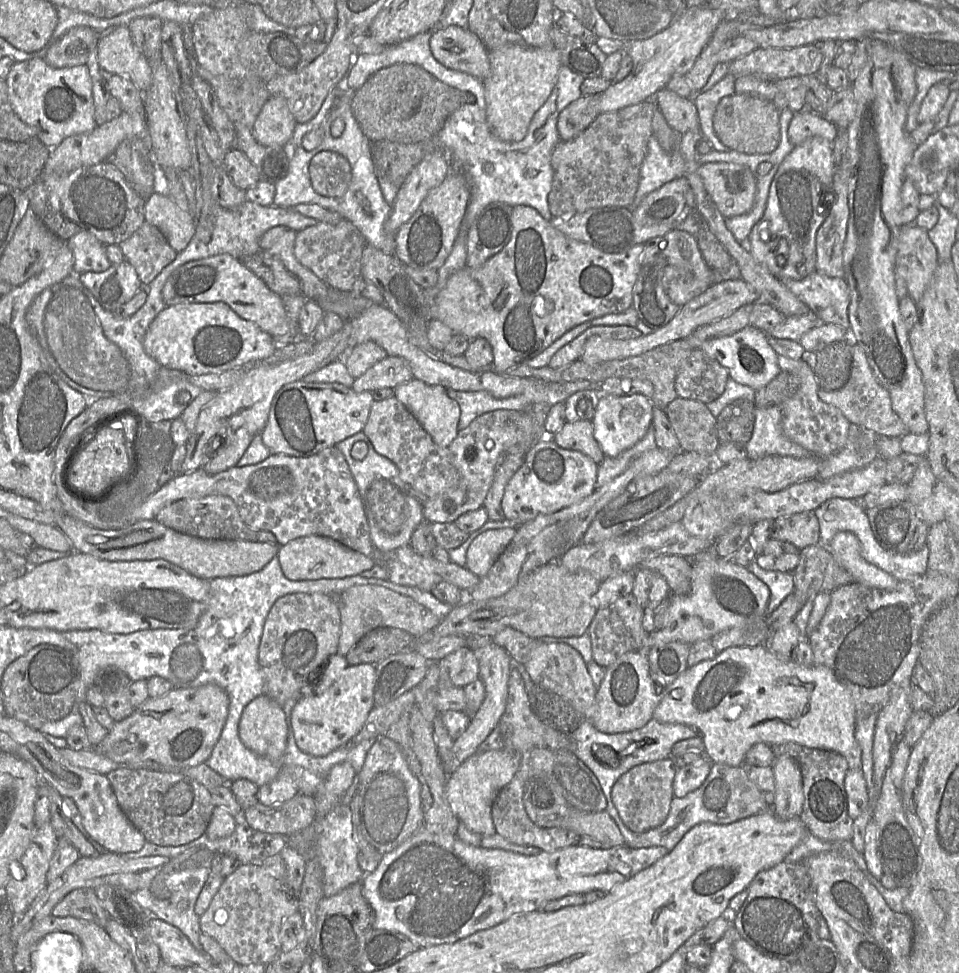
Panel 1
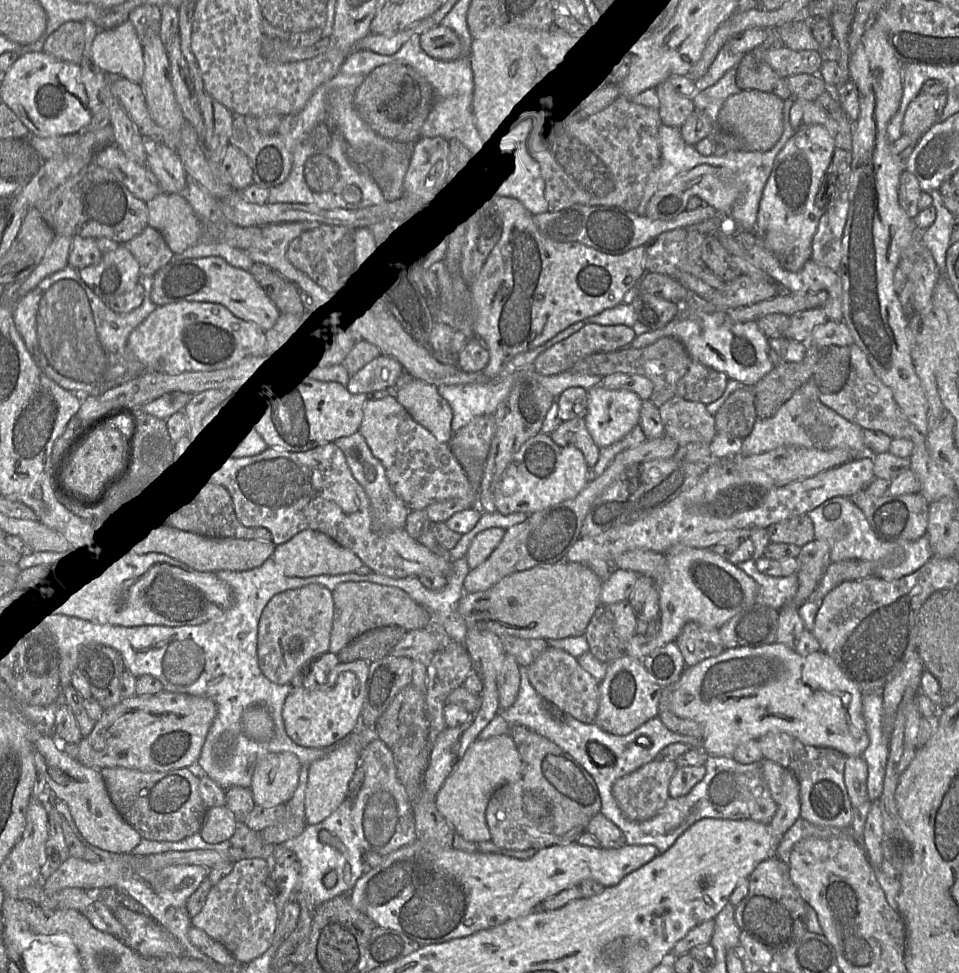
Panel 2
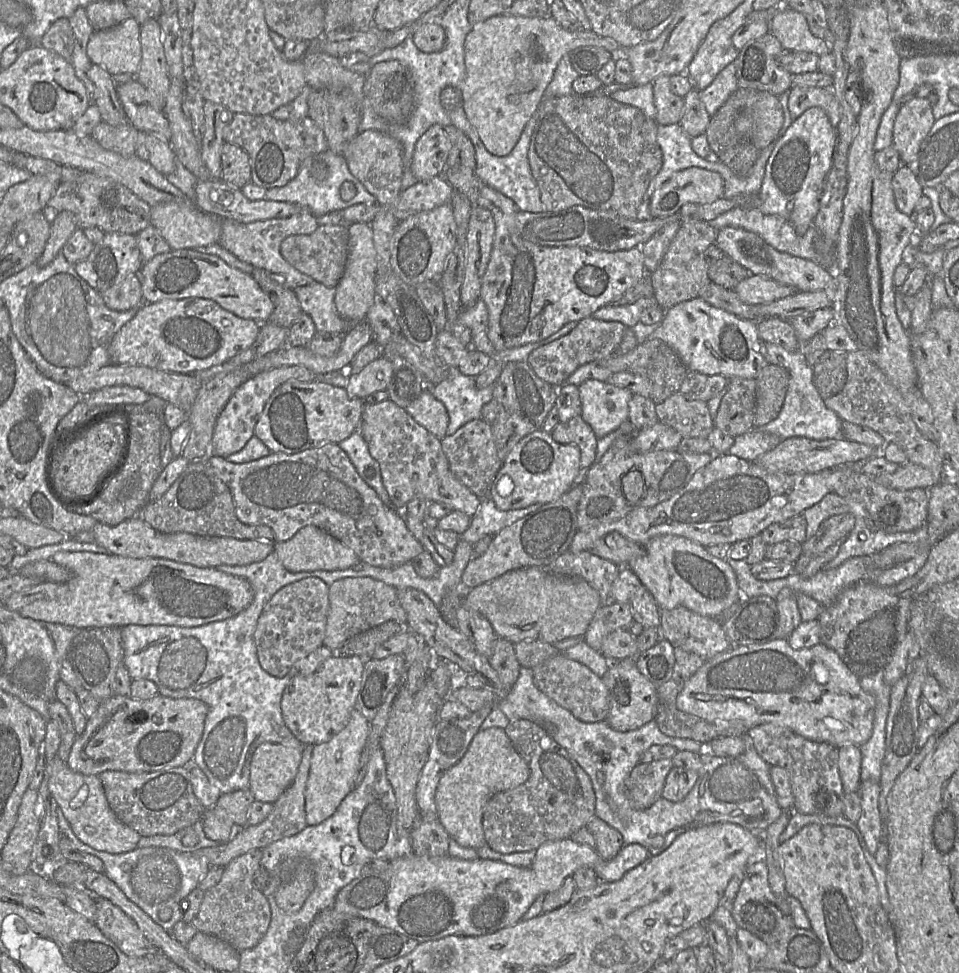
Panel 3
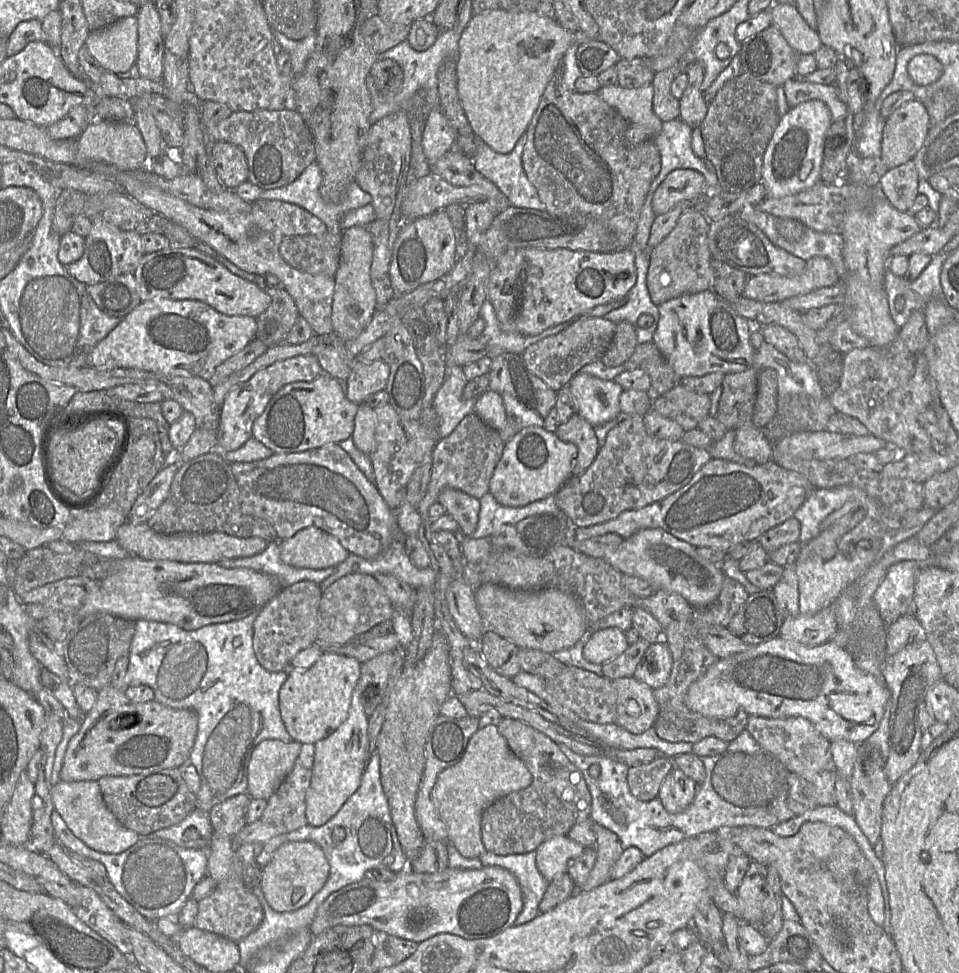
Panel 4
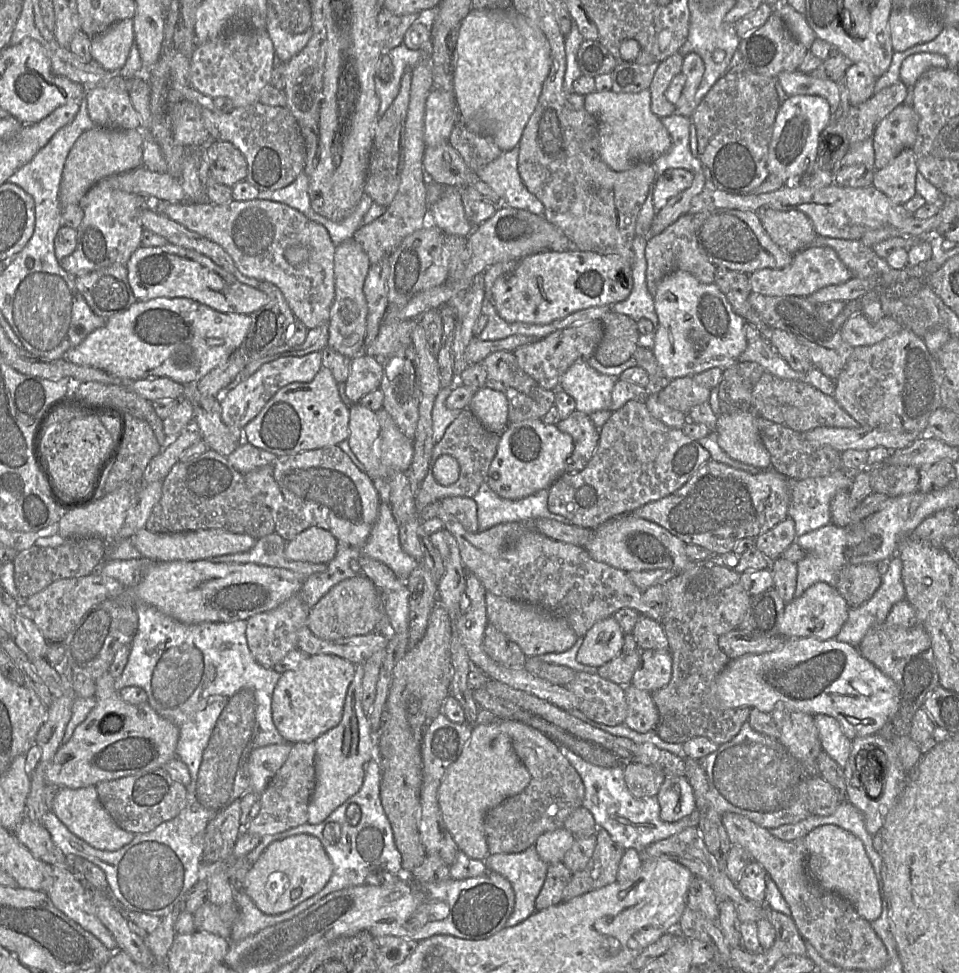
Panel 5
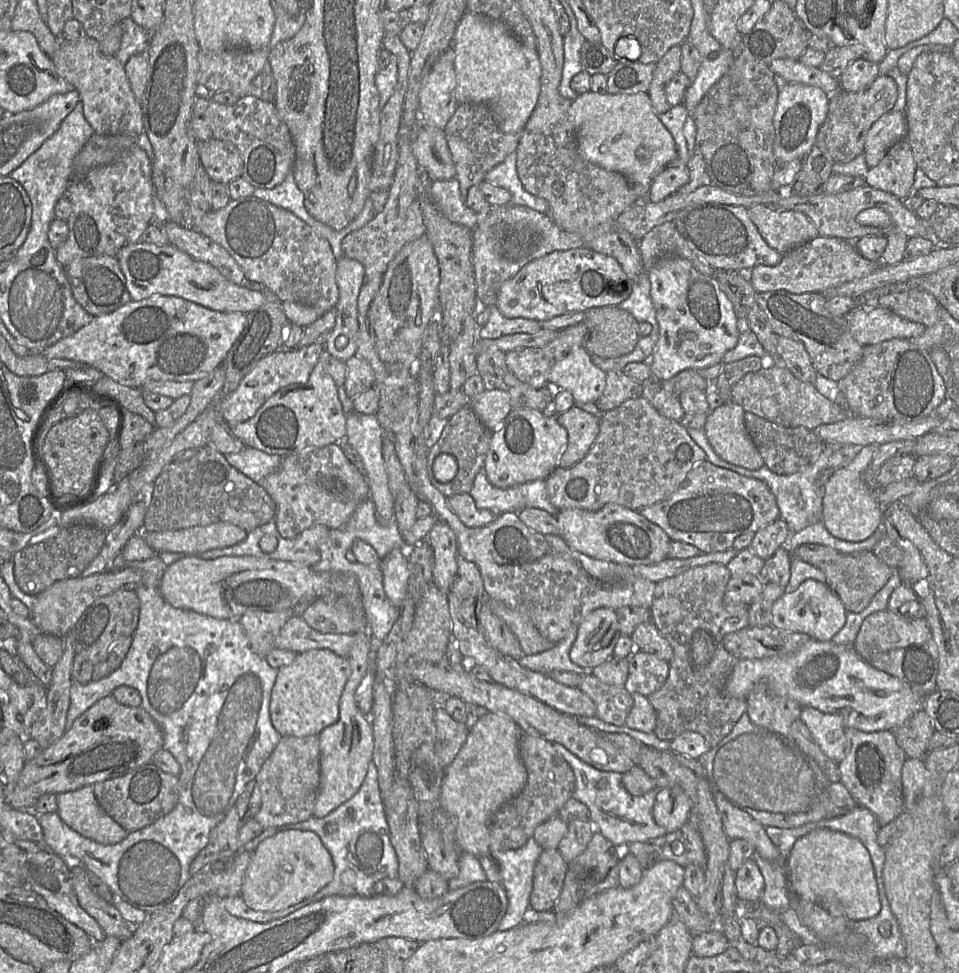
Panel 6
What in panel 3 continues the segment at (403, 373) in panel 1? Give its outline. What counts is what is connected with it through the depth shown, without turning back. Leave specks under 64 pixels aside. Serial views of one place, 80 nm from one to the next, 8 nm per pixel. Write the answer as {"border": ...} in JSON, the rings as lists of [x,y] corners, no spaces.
{"border":[[[381,356],[359,372],[348,373],[346,391],[350,398],[365,400],[369,395],[385,391],[393,378],[392,362]]]}

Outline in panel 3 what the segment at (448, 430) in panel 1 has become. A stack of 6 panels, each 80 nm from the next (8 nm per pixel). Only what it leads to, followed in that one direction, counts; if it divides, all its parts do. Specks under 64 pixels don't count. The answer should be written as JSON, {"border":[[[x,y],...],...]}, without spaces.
{"border":[[[427,387],[420,396],[415,399],[406,411],[414,420],[425,427],[429,432],[442,440],[446,437],[449,425],[449,414],[445,405],[436,399]]]}

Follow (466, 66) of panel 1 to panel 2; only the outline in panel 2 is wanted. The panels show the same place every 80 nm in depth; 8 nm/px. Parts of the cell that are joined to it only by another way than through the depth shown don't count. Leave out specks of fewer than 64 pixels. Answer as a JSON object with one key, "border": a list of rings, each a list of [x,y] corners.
{"border":[[[442,25],[422,33],[420,45],[427,55],[437,60],[450,61],[463,56],[462,45],[457,34]]]}

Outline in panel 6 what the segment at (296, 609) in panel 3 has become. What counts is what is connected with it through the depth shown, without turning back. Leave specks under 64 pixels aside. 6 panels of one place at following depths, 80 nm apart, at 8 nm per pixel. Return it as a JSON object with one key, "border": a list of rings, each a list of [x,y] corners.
{"border":[[[293,608],[244,613],[239,621],[248,636],[251,650],[265,658],[271,650],[276,648],[277,635],[284,624],[294,615]]]}

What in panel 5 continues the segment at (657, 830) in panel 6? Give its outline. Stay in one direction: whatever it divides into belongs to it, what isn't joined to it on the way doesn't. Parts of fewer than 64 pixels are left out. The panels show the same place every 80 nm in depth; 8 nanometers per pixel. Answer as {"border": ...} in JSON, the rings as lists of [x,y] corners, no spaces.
{"border":[[[564,746],[560,753],[577,771],[585,788],[583,807],[592,814],[598,828],[603,828],[612,840],[622,849],[635,849],[641,852],[647,846],[680,833],[688,827],[697,827],[699,814],[695,811],[677,822],[668,823],[660,818],[657,797],[635,798],[628,791],[623,774],[623,766],[606,768],[593,765]]]}

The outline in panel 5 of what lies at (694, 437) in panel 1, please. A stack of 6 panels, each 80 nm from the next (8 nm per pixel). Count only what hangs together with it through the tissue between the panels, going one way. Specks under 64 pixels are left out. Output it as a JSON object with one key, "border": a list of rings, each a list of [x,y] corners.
{"border":[[[691,376],[672,379],[657,395],[658,400],[687,415],[696,405],[709,401],[710,389],[697,384]]]}

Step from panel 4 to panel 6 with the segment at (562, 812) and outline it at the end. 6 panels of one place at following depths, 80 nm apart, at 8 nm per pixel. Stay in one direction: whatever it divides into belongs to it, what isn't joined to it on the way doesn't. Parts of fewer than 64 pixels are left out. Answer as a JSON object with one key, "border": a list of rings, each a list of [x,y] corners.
{"border":[[[522,733],[519,755],[527,770],[528,778],[524,789],[501,806],[489,823],[490,852],[514,850],[522,847],[535,829],[548,819],[557,816],[563,805],[573,796],[575,775],[567,761],[554,749],[548,740]]]}

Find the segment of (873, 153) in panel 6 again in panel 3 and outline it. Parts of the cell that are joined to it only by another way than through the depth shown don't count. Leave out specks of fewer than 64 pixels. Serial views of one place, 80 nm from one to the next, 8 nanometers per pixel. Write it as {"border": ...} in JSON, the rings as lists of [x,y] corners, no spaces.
{"border":[[[914,98],[901,105],[893,126],[892,146],[898,151],[902,165],[908,165],[915,159],[935,121],[932,103],[927,98]]]}

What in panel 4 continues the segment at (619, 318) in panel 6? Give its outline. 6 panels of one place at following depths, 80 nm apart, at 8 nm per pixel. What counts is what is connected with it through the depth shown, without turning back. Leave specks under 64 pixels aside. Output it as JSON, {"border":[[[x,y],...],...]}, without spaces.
{"border":[[[620,321],[616,323],[613,339],[600,361],[607,367],[620,366],[632,356],[637,345],[635,326],[627,321]]]}

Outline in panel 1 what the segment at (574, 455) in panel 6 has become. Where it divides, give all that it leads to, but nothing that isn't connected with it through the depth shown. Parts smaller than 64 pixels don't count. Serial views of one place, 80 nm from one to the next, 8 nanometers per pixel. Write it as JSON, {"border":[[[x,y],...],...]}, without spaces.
{"border":[[[566,421],[565,424],[552,435],[552,439],[559,447],[579,451],[588,456],[596,464],[600,464],[606,457],[594,438],[591,421]]]}

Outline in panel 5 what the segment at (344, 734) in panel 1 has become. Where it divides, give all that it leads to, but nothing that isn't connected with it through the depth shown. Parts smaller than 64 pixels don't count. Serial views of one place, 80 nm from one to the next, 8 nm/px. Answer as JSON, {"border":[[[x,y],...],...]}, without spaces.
{"border":[[[315,654],[308,655],[296,669],[281,674],[273,691],[271,711],[273,723],[286,742],[314,742],[340,723],[355,668],[354,663],[336,655]]]}

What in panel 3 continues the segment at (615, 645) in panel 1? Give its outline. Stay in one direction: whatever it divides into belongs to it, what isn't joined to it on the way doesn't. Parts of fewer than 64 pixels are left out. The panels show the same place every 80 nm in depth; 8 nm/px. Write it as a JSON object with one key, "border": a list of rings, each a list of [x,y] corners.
{"border":[[[615,602],[608,606],[600,606],[591,620],[584,640],[595,651],[600,652],[602,642],[607,635],[616,630],[628,630],[633,624],[629,603]]]}

